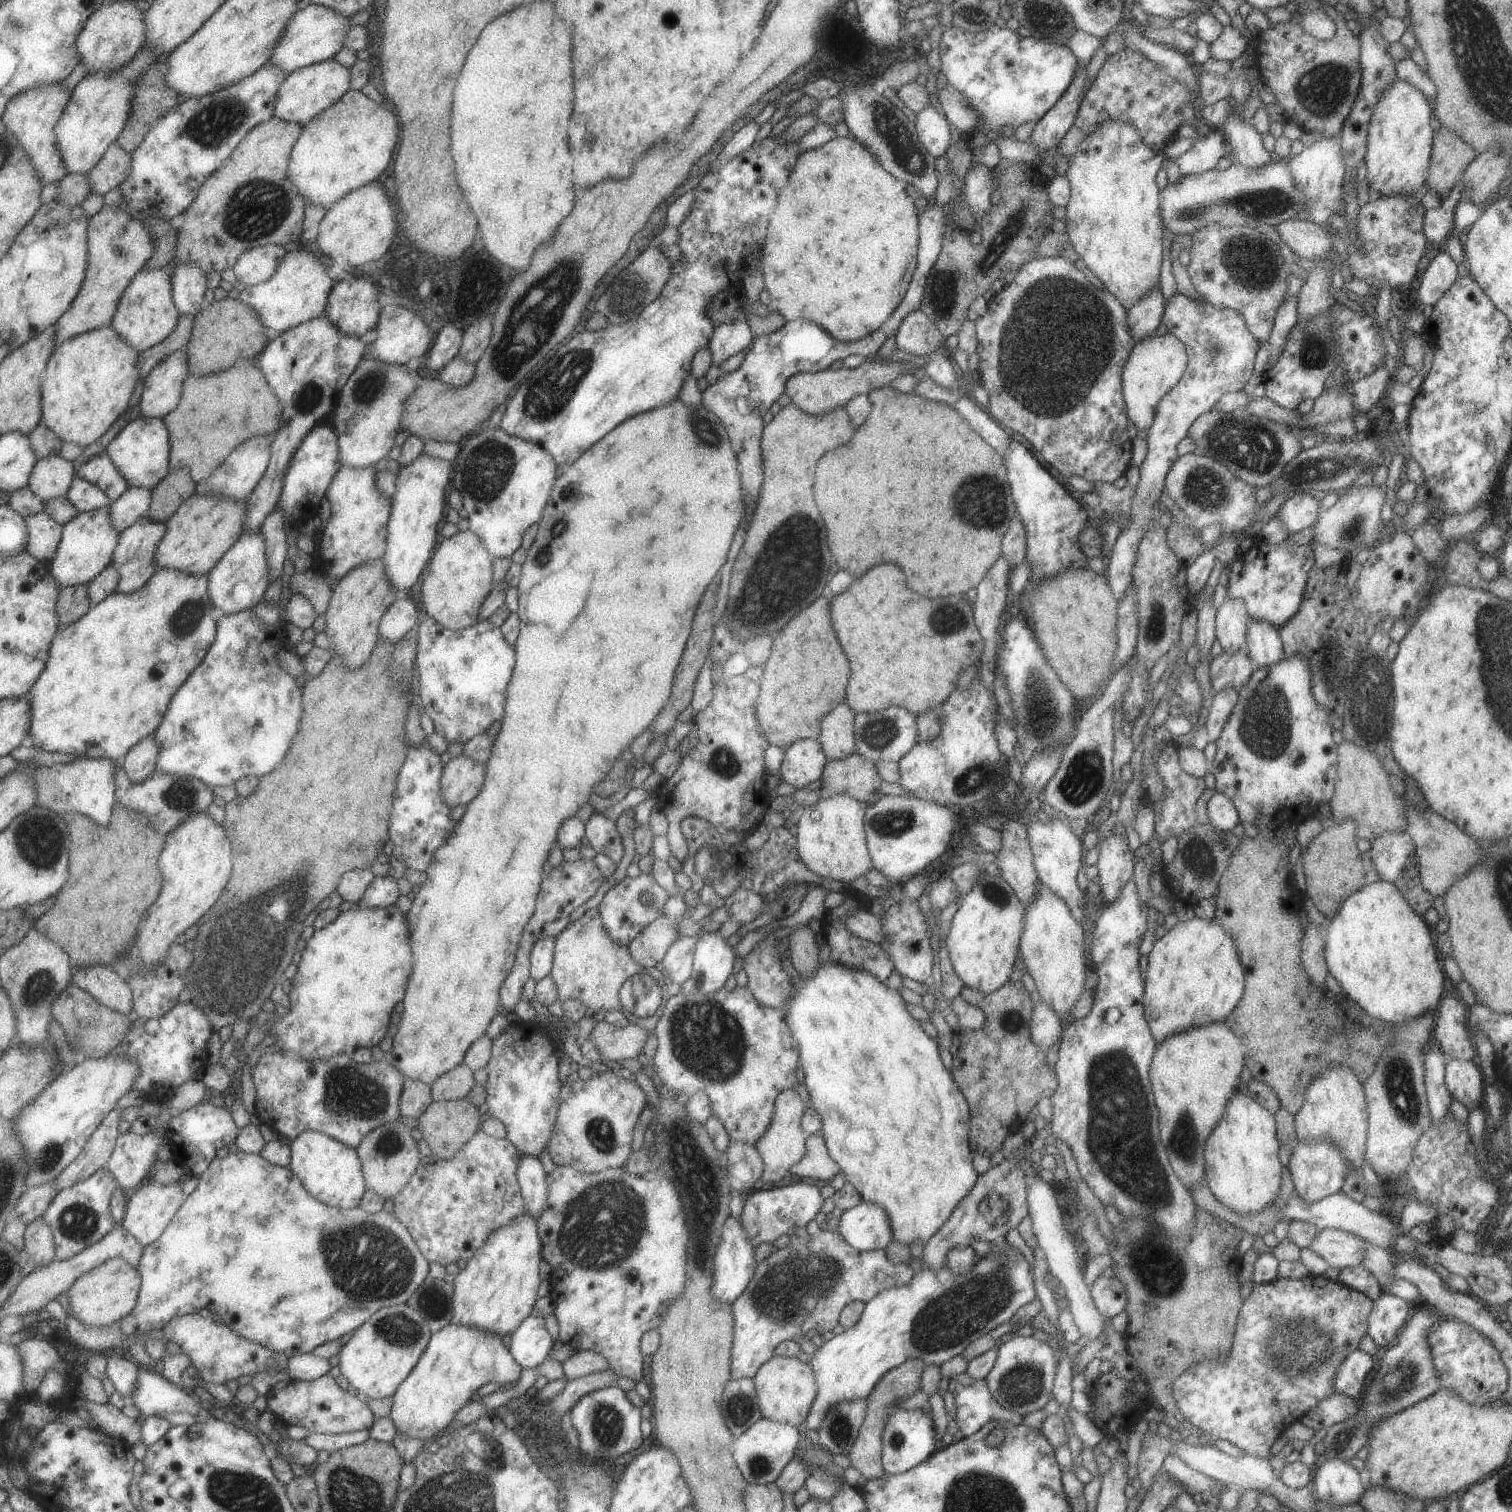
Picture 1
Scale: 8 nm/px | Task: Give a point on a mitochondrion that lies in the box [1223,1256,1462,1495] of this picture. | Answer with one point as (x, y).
(1301, 1345)

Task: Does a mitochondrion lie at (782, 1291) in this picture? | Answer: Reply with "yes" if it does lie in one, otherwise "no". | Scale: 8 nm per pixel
yes

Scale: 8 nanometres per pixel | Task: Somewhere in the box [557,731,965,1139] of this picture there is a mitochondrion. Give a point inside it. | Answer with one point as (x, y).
(709, 1042)

